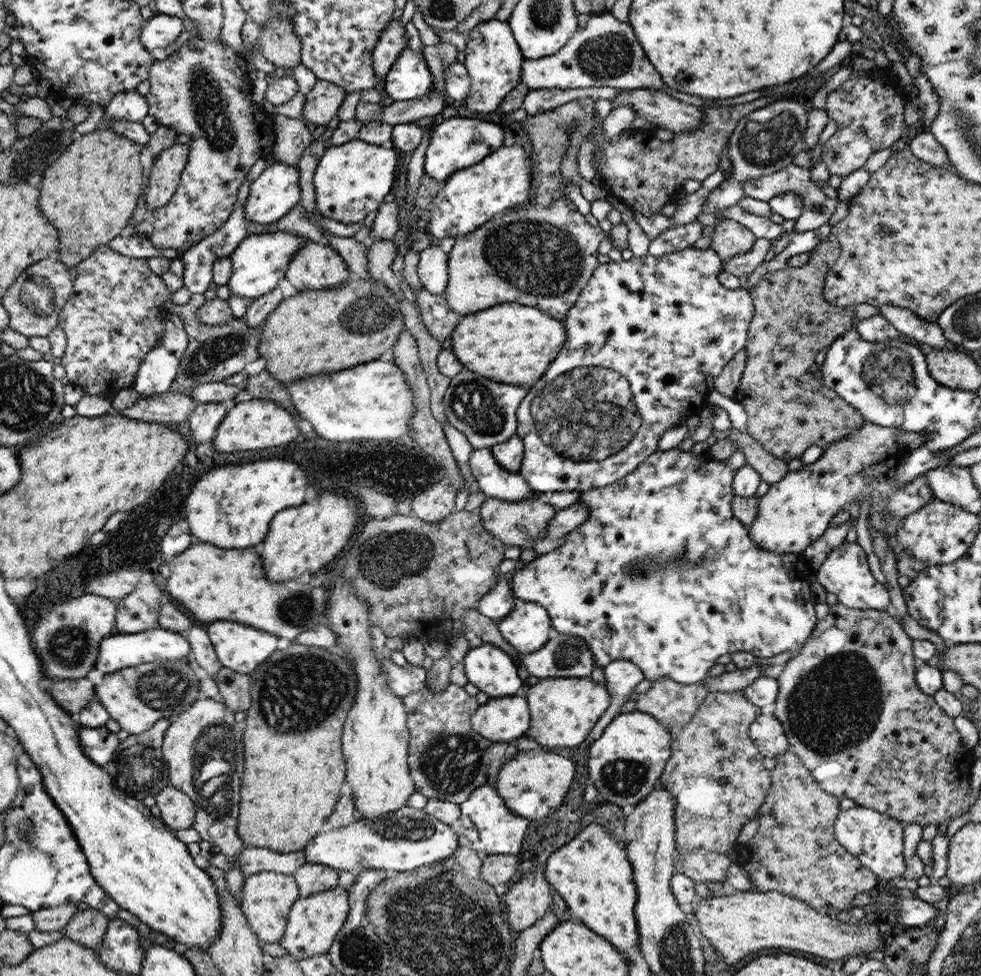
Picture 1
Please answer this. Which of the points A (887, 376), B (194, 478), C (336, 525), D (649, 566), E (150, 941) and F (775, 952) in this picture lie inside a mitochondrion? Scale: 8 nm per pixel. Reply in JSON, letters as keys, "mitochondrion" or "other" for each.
{"A":"mitochondrion","B":"other","C":"other","D":"mitochondrion","E":"other","F":"other"}

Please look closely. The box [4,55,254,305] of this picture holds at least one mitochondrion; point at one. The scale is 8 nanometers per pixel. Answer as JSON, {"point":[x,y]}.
{"point":[208,103]}

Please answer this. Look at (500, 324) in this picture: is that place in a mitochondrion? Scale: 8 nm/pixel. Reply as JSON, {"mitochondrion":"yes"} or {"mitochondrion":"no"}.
{"mitochondrion":"no"}

